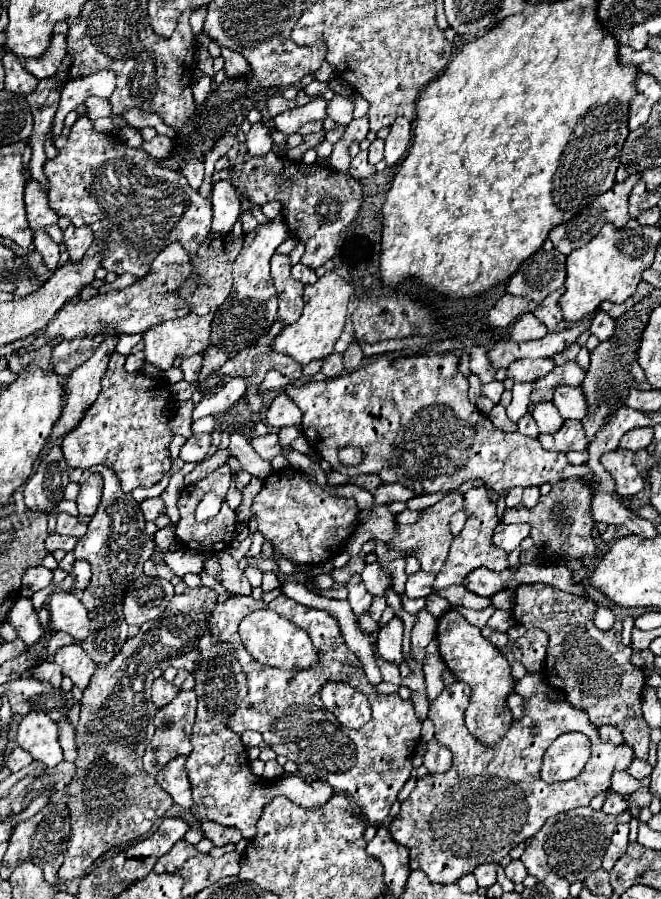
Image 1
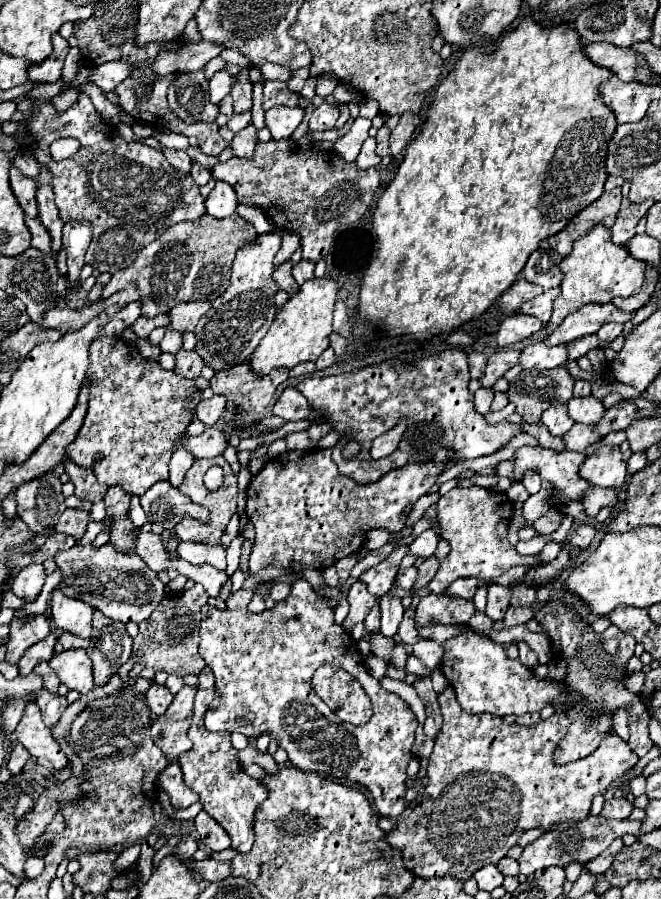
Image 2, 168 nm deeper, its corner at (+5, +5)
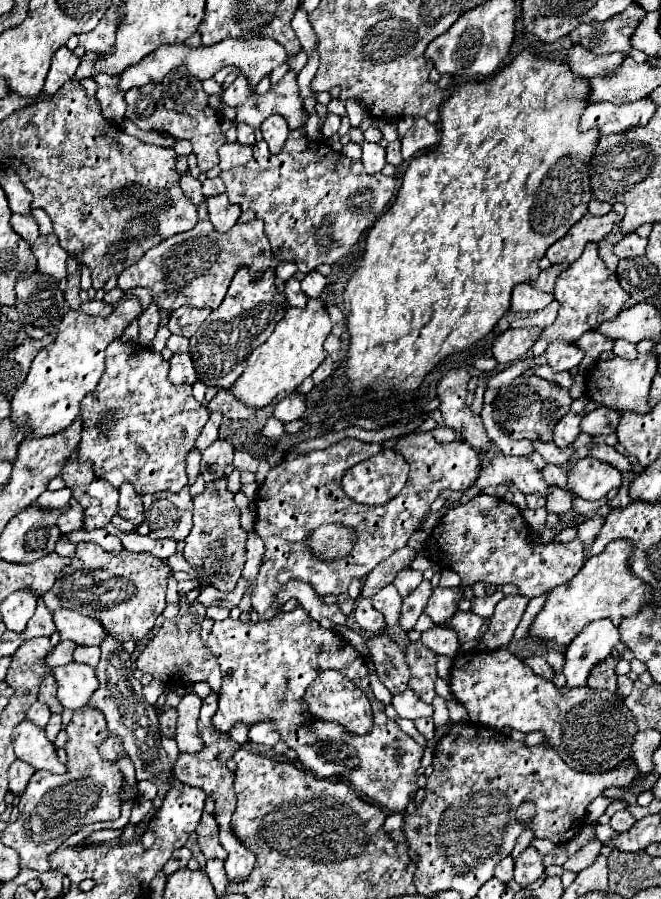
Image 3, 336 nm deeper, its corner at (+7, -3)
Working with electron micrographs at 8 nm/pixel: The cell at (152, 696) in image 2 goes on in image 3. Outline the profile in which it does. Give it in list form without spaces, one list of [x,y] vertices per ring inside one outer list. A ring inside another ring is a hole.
[[[166,707],[162,709],[162,713],[158,715],[160,719],[160,733],[164,737],[174,737],[174,729],[176,729],[176,709]]]

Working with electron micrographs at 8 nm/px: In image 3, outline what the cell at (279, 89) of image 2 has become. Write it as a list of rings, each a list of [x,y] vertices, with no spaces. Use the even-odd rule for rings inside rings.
[[[288,71],[286,75],[284,75],[284,79],[282,81],[278,81],[276,85],[272,85],[264,95],[256,95],[256,93],[250,93],[248,91],[248,81],[246,81],[246,77],[244,75],[240,75],[226,91],[224,91],[224,95],[222,95],[222,101],[226,103],[226,105],[230,105],[230,107],[236,107],[238,109],[238,115],[236,115],[236,121],[238,123],[248,123],[250,127],[260,127],[260,123],[266,119],[266,117],[270,117],[270,115],[274,115],[274,113],[278,113],[278,115],[282,115],[286,121],[288,121],[288,125],[290,125],[290,129],[296,129],[298,125],[302,125],[302,121],[304,121],[304,113],[302,113],[302,101],[300,101],[300,97],[298,97],[298,85],[296,85],[296,73],[292,73],[292,71]]]

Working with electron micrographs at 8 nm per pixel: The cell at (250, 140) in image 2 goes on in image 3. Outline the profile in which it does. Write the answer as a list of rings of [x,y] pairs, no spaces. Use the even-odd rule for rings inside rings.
[[[224,143],[218,151],[220,157],[220,169],[232,169],[238,165],[246,165],[252,159],[252,147],[240,145],[240,143]]]

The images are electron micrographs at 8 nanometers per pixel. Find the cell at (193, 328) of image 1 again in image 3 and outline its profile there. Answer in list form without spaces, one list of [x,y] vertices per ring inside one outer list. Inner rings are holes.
[[[184,305],[184,307],[176,309],[176,311],[172,311],[170,321],[168,321],[168,329],[174,335],[192,337],[208,315],[210,315],[210,309],[196,309],[196,307]]]

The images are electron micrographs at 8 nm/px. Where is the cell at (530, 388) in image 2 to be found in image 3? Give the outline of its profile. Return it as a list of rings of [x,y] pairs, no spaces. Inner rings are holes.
[[[520,375],[510,385],[502,387],[496,395],[494,421],[508,431],[512,439],[530,439],[530,441],[552,441],[554,425],[570,411],[572,397],[560,385],[546,381],[536,375]]]

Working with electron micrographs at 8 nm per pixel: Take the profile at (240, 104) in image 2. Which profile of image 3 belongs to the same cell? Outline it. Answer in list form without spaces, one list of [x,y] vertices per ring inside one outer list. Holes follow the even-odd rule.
[[[236,123],[236,131],[238,131],[238,143],[244,145],[254,145],[254,129],[246,123]]]

